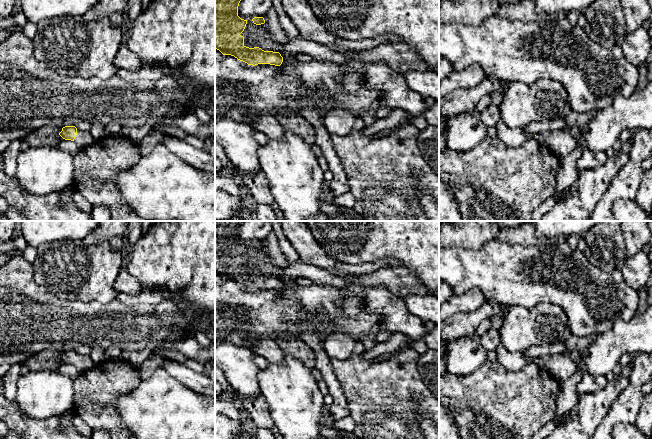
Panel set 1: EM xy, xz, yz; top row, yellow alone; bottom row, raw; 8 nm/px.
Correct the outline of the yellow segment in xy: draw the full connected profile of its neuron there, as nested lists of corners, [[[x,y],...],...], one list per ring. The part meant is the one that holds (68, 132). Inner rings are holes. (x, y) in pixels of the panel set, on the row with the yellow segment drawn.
[[[75,126],[63,127],[59,135],[65,140],[75,141],[81,149],[95,142],[89,131],[80,131]]]

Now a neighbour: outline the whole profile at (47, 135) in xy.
[[[43,126],[34,129],[27,134],[21,141],[26,141],[29,147],[51,146],[63,138],[59,135],[62,131],[61,126]]]

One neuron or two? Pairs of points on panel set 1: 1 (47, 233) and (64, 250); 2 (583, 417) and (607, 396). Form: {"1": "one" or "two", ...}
{"1": "two", "2": "one"}

